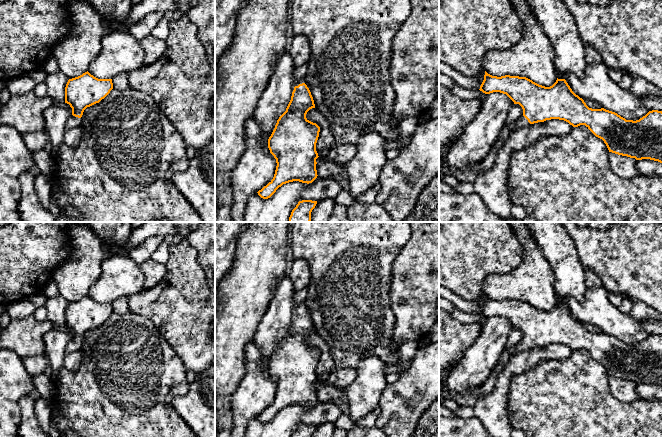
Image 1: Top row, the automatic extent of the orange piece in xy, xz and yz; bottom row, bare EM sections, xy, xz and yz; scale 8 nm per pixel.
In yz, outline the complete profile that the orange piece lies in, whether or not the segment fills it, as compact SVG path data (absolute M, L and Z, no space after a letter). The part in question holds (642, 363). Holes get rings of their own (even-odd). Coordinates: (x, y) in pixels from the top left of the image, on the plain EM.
M485 295L479 314L485 318L493 316L506 318L514 328L522 331L523 340L510 349L512 356L546 344L564 344L573 351L585 349L596 361L604 365L609 376L636 384L650 383L662 387L662 335L652 334L639 344L626 344L604 332L589 332L584 324L572 315L565 303L558 302L552 310L545 311L526 301L510 299L497 301Z

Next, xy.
M88 295L69 303L65 311L65 327L72 332L66 353L81 349L84 334L104 323L113 313L112 303L98 303Z

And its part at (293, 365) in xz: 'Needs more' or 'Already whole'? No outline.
Needs more

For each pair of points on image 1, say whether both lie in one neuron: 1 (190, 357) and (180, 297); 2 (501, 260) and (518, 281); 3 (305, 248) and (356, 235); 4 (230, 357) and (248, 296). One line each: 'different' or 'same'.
1: same
2: different
3: same
4: same

